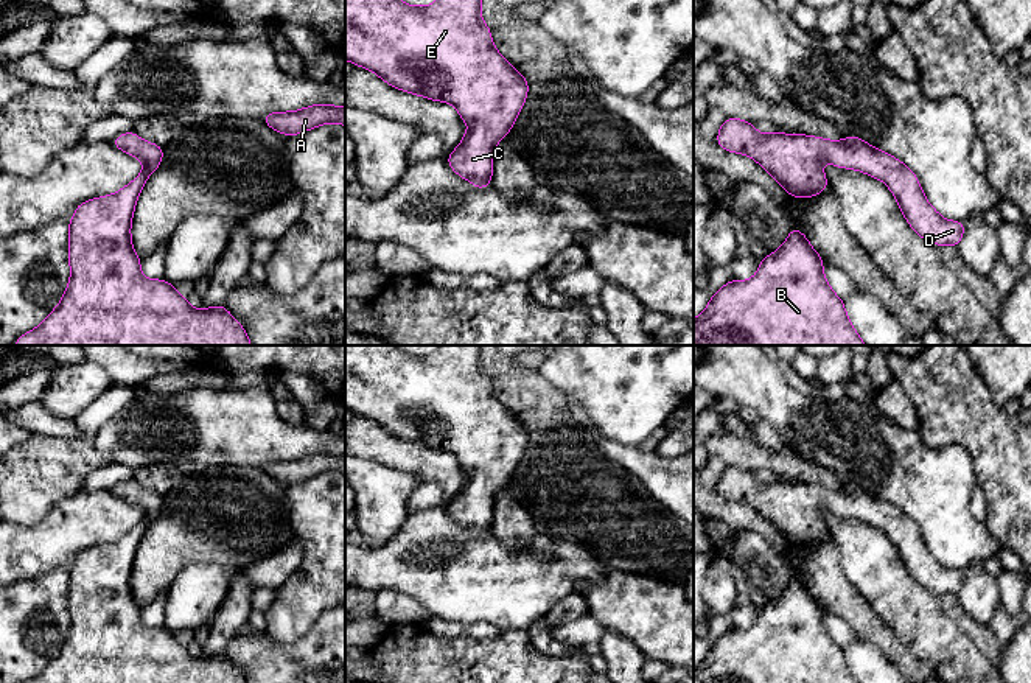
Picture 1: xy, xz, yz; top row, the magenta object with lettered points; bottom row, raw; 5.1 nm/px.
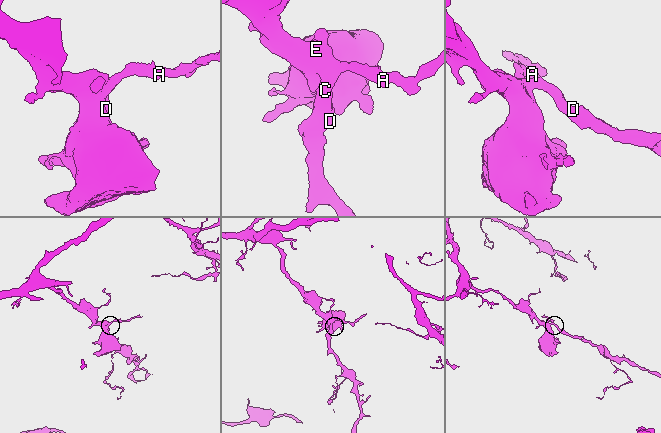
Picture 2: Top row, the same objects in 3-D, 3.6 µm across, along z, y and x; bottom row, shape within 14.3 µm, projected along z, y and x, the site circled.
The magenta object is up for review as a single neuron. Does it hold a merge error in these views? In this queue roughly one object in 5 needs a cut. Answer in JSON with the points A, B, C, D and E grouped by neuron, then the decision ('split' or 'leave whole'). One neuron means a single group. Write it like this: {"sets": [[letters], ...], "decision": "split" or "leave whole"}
{"sets": [["A", "B", "C", "D", "E"]], "decision": "leave whole"}

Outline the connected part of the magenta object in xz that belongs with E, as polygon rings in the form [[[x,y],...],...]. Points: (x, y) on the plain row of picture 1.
[[[345,345],[345,408],[376,422],[395,437],[453,453],[470,476],[445,509],[477,538],[491,532],[495,496],[510,482],[529,442],[527,428],[493,394],[491,378],[481,364],[482,347],[440,345],[429,355],[412,355],[397,345]]]

